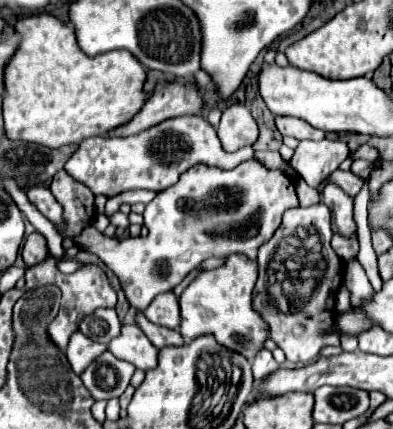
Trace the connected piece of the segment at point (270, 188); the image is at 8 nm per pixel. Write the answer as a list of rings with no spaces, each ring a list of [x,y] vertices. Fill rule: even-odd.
[[[249,159],[235,169],[219,169],[209,165],[193,165],[181,173],[179,181],[147,203],[143,212],[144,222],[149,222],[149,235],[139,239],[109,239],[105,233],[99,233],[95,227],[85,227],[83,233],[75,239],[85,245],[87,251],[95,253],[121,281],[125,297],[131,307],[143,311],[159,293],[173,291],[189,271],[193,271],[207,257],[227,257],[231,253],[243,253],[249,259],[257,257],[257,249],[271,239],[275,229],[281,223],[281,215],[287,209],[299,206],[295,195],[295,183],[283,171],[267,169],[261,161]],[[219,191],[239,193],[239,201],[227,203],[225,209],[213,205],[211,199]],[[259,223],[255,237],[233,241],[223,237],[233,225]]]

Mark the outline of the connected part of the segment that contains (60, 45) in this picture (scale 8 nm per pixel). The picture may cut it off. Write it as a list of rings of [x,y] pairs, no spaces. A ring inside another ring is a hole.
[[[29,15],[15,23],[15,31],[21,37],[17,51],[5,65],[3,83],[3,127],[11,141],[27,141],[51,149],[79,143],[87,137],[103,135],[123,123],[127,123],[143,105],[145,93],[145,67],[129,51],[109,51],[97,57],[81,53],[73,27],[55,19],[53,15]]]

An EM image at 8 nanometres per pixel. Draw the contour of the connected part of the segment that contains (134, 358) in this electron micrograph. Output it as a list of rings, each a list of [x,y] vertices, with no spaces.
[[[123,325],[121,335],[109,343],[109,351],[143,371],[157,365],[157,349],[137,325]]]

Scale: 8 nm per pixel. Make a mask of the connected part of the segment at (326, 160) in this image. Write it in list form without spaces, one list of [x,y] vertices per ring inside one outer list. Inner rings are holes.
[[[299,141],[291,167],[305,179],[309,187],[317,187],[347,159],[349,147],[343,141]]]

